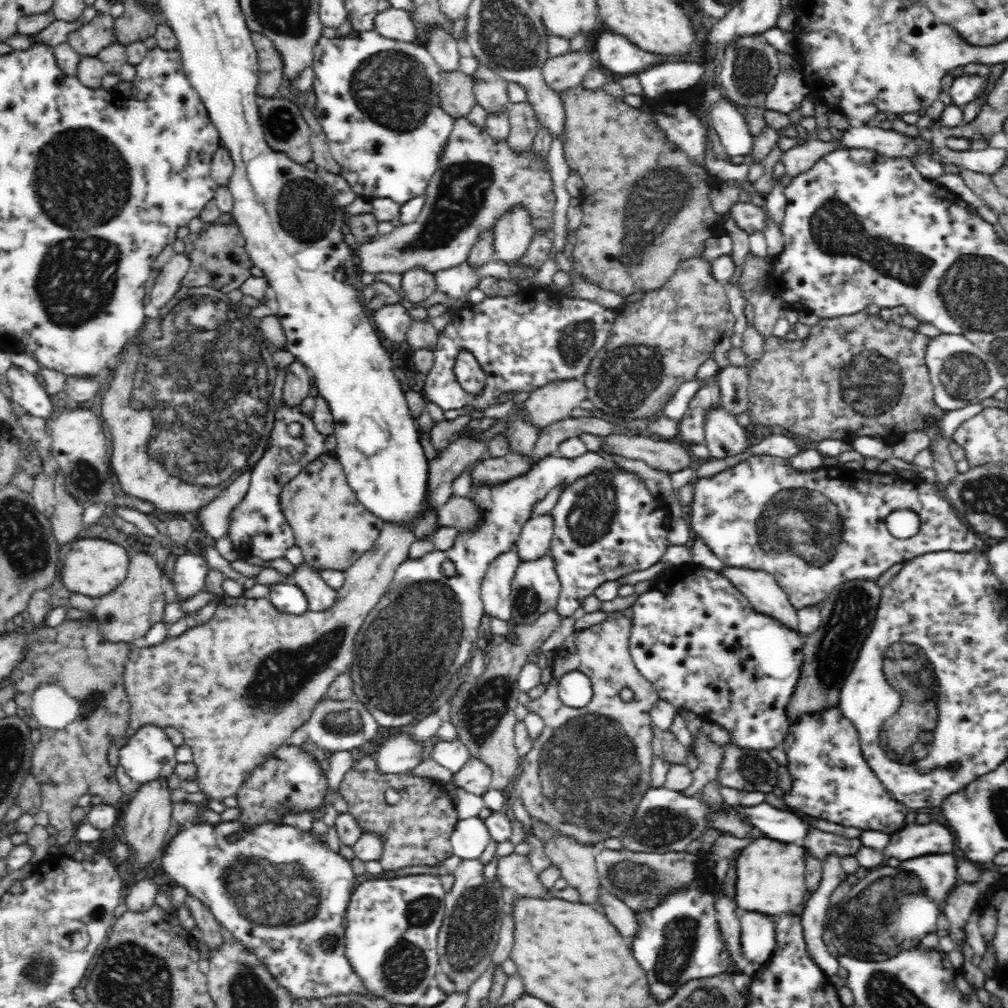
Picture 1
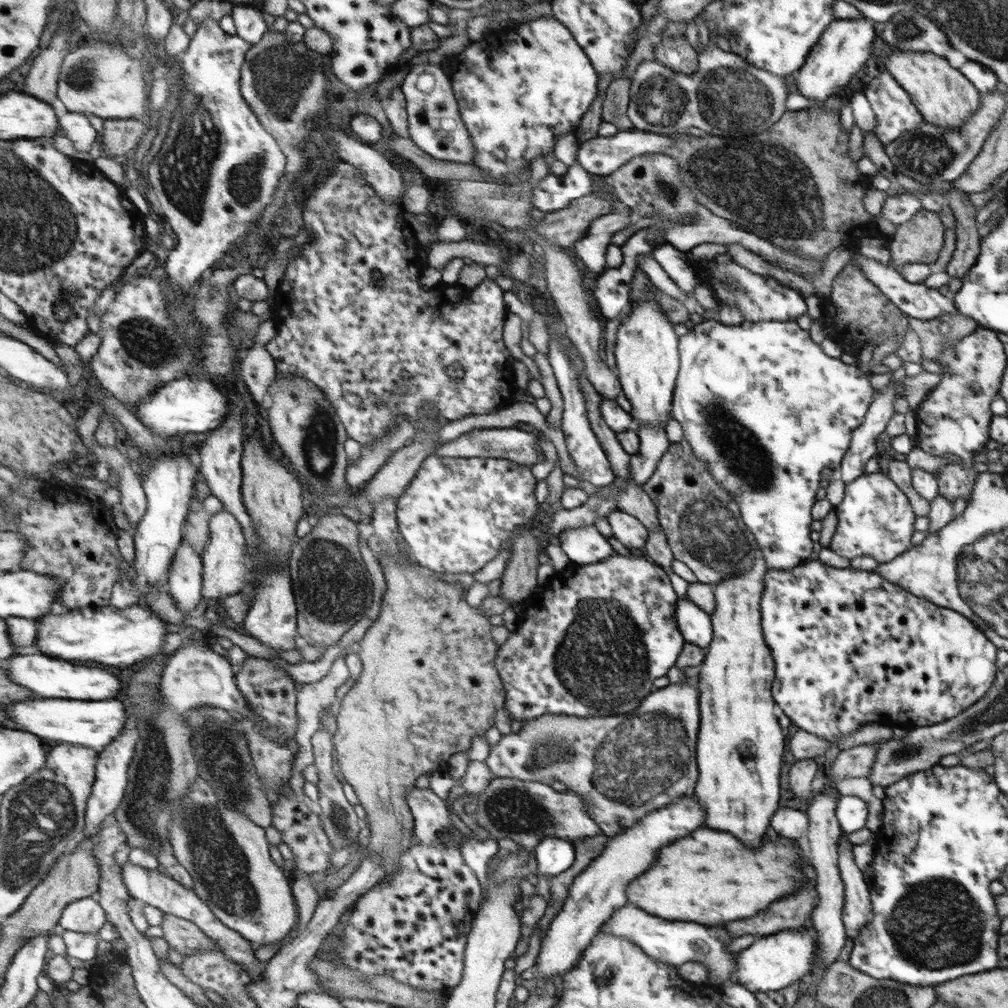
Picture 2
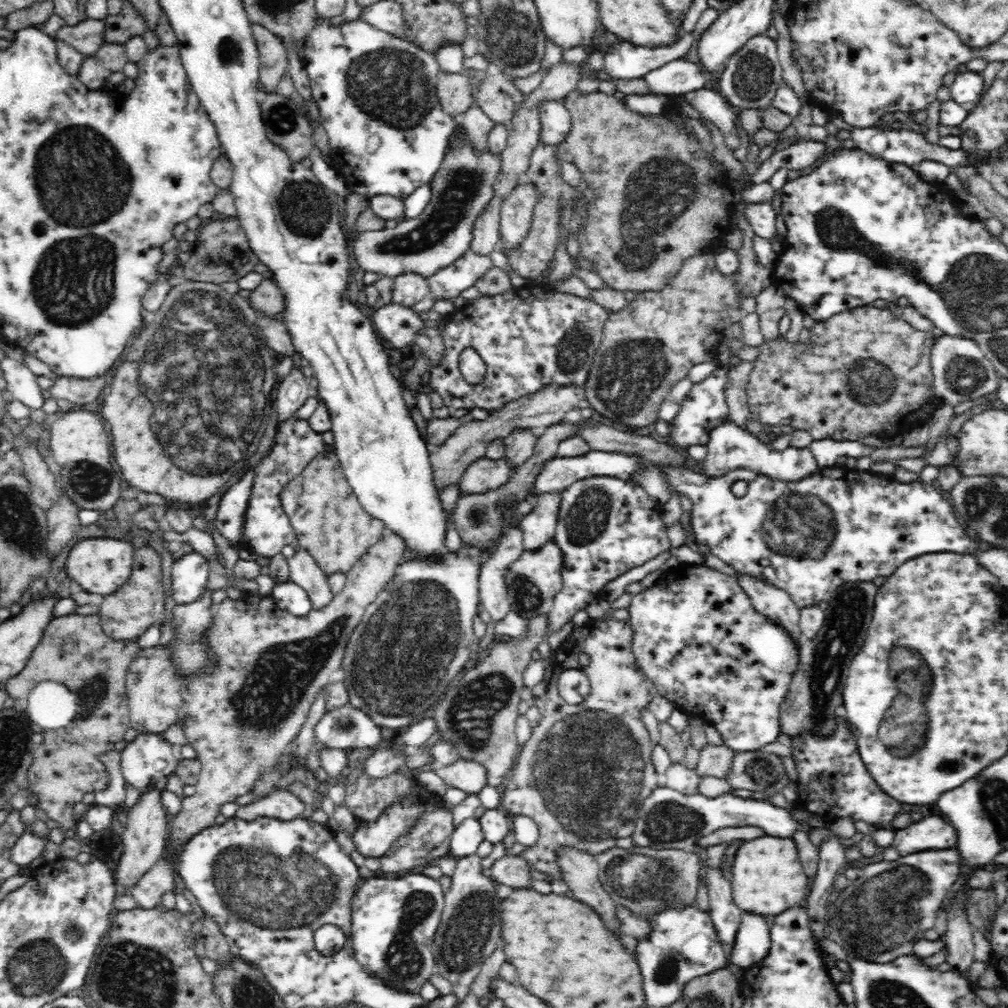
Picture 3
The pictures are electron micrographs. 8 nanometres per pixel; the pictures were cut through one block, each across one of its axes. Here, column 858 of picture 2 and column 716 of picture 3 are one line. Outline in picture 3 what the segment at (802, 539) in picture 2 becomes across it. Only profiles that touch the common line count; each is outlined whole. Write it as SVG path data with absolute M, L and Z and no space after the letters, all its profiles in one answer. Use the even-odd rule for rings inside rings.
M718 366L711 374L699 383L694 383L690 392L681 402L681 410L678 415L669 422L670 440L678 448L688 448L694 444L706 444L708 446L712 430L720 424L728 421L729 405L726 399L726 388L730 386L730 378L726 366Z

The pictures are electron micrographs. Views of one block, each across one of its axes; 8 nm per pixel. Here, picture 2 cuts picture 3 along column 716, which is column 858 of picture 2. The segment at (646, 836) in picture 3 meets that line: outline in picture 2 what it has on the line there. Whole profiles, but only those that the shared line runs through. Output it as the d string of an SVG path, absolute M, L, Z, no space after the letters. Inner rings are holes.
M839 795L835 812L844 834L866 828L868 807L858 796Z

